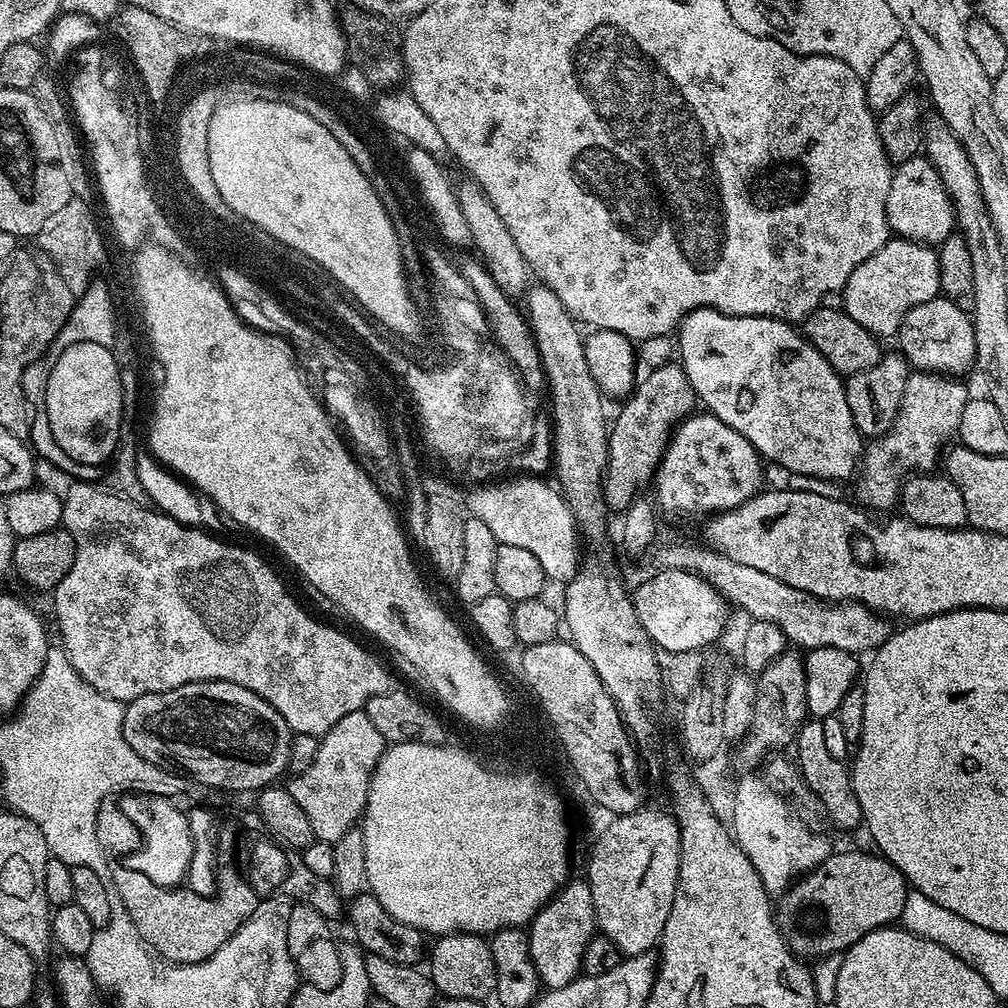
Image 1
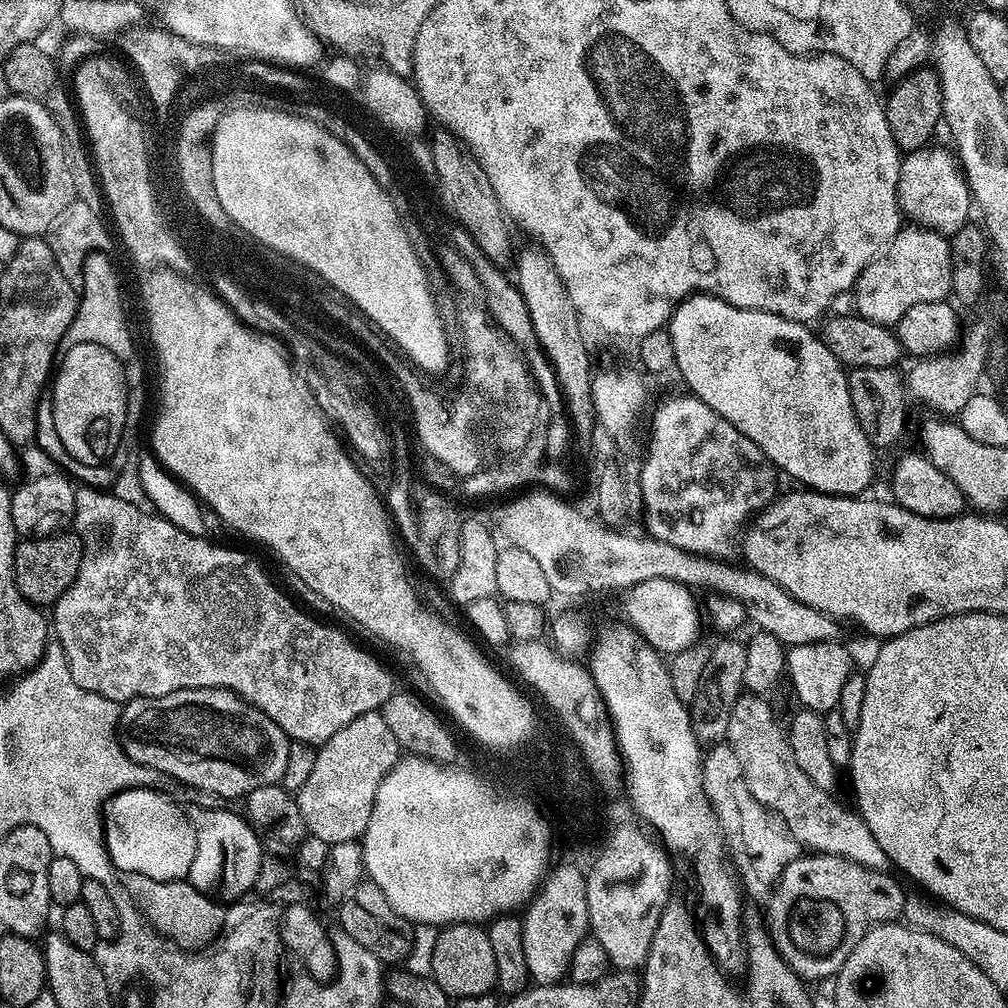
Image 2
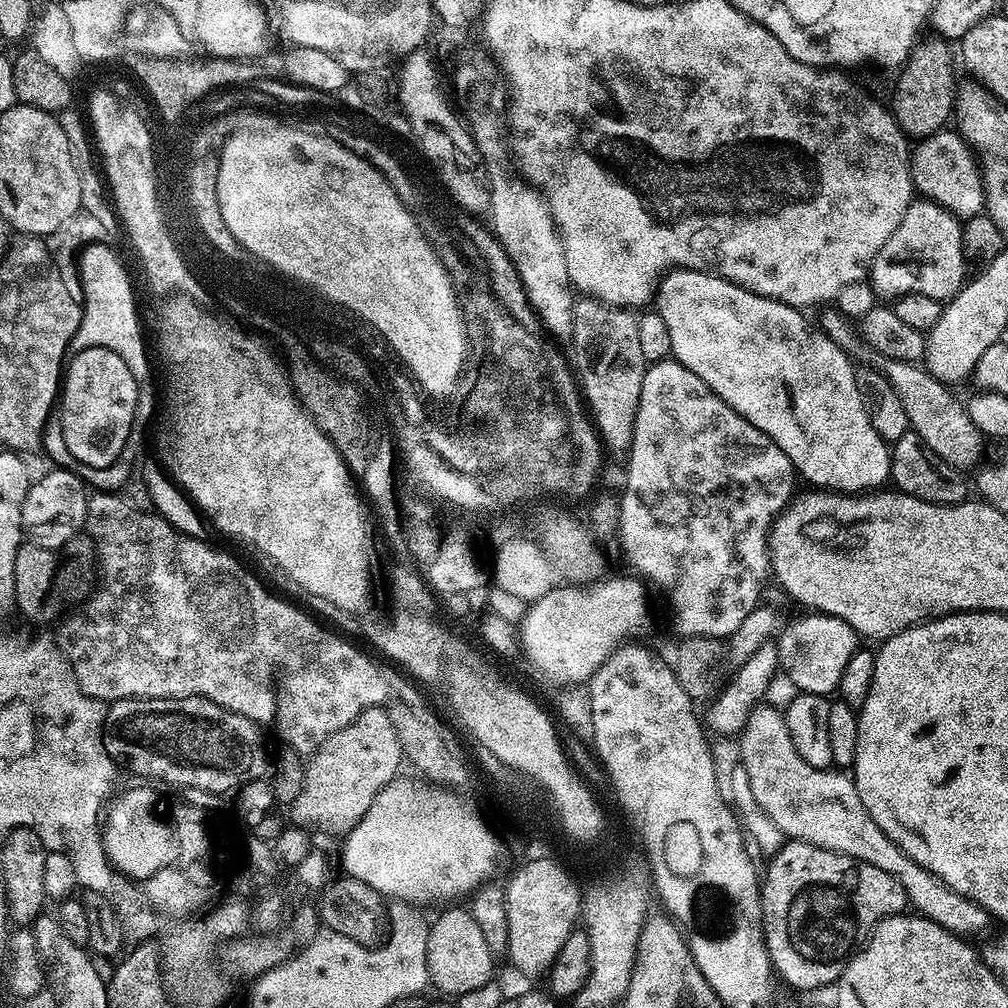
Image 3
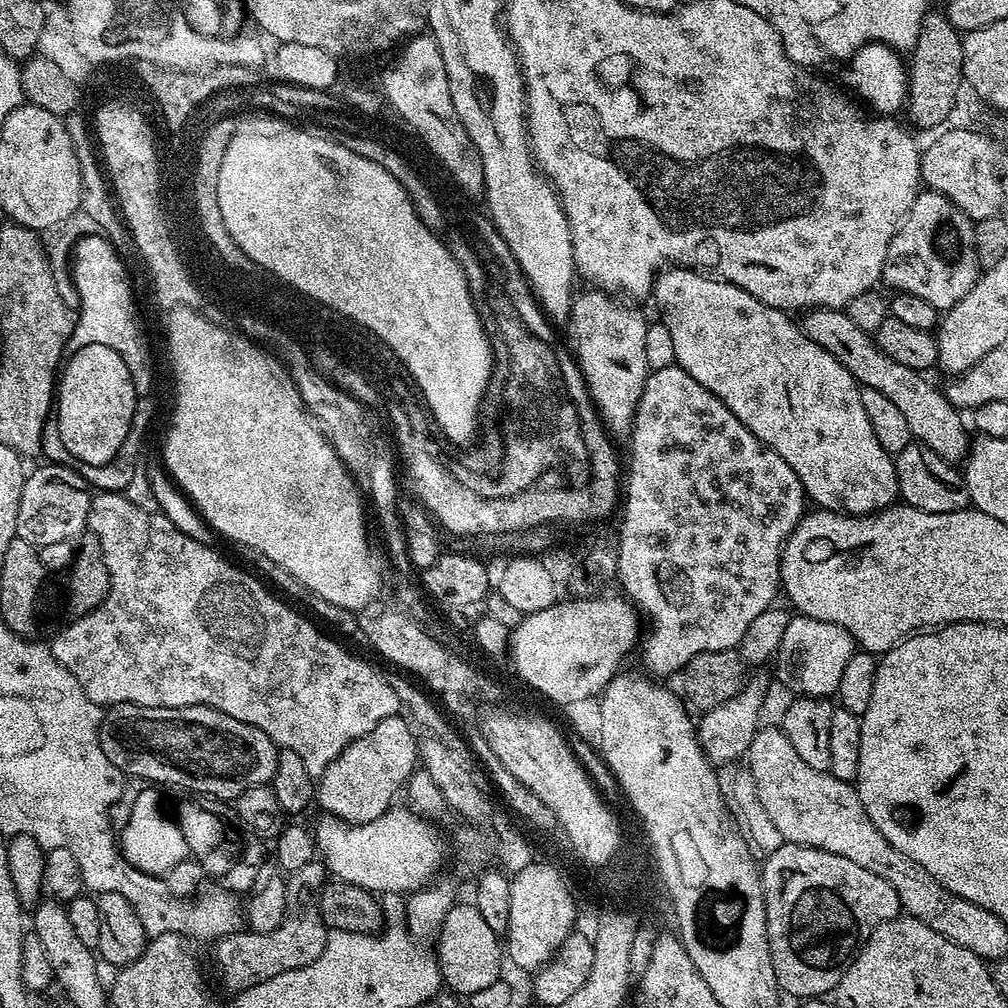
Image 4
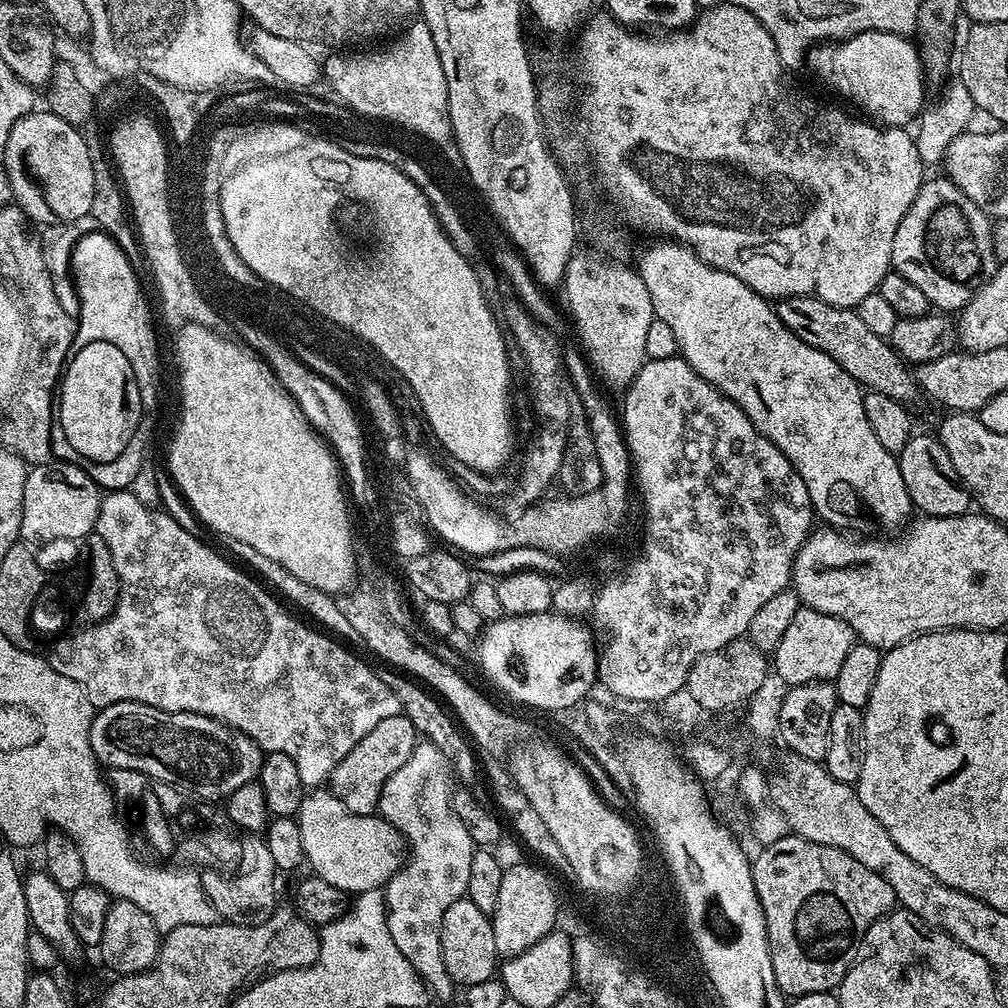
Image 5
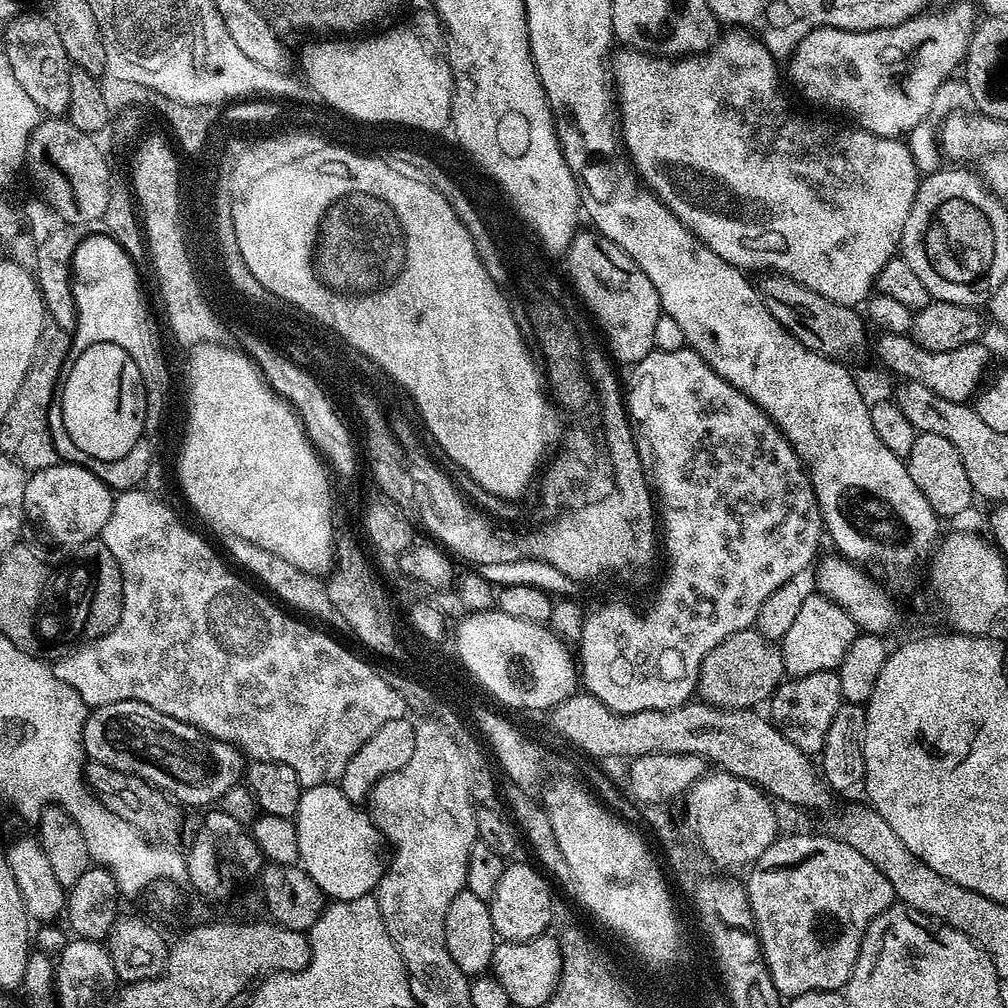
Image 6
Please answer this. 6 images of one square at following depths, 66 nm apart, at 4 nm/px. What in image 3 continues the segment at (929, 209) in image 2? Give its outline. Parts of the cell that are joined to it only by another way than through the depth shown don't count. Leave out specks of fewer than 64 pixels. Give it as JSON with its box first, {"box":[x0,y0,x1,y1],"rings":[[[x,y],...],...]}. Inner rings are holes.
{"box":[911,130,985,218],"rings":[[[941,130],[925,136],[911,149],[912,186],[921,197],[939,204],[957,218],[978,216],[985,211],[984,186],[978,160],[959,131]]]}

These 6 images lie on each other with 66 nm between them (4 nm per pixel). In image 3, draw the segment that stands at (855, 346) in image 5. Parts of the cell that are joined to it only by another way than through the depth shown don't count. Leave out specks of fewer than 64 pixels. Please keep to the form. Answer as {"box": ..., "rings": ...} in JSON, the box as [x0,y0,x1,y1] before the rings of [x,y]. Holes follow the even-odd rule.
{"box":[886,362,986,468],"rings":[[[895,362],[889,363],[887,367],[886,375],[902,402],[902,410],[906,410],[909,429],[919,436],[929,453],[941,465],[949,464],[952,468],[974,467],[984,452],[986,440],[970,422],[965,405],[961,401],[959,404],[948,393],[951,391],[924,371],[923,367]]]}

